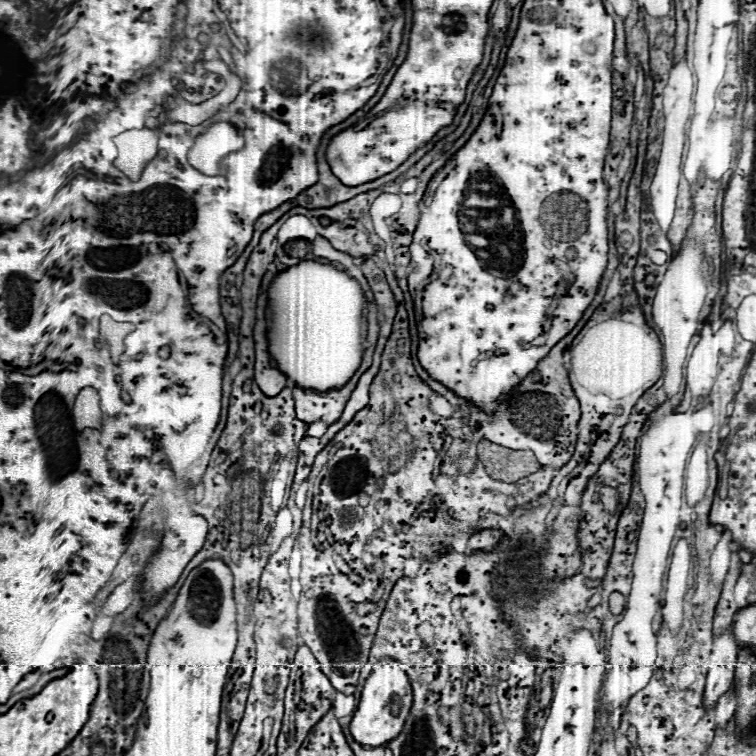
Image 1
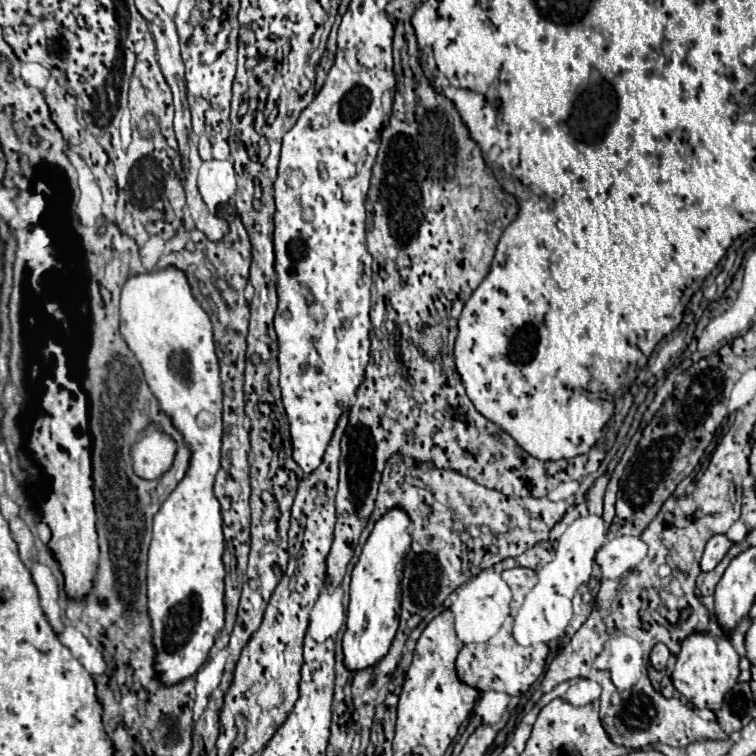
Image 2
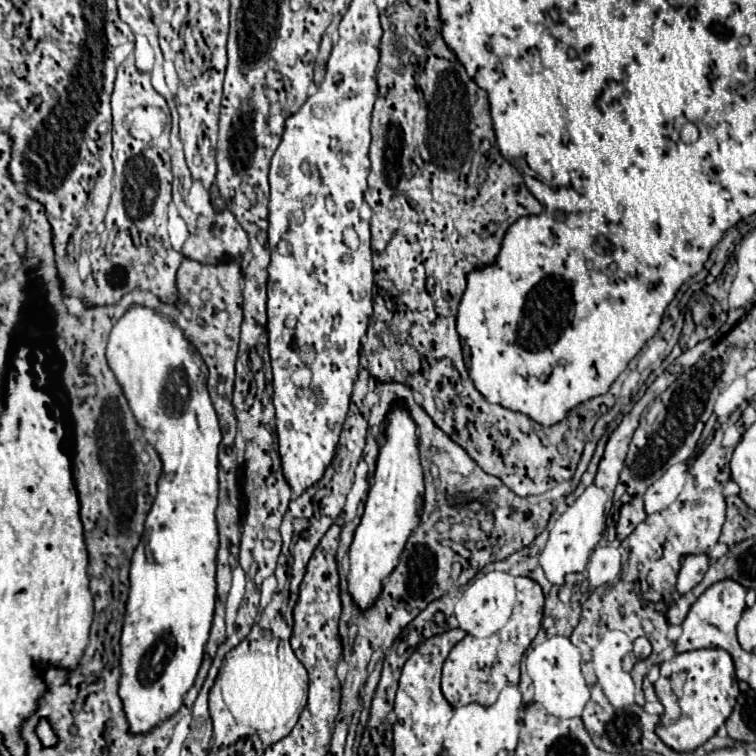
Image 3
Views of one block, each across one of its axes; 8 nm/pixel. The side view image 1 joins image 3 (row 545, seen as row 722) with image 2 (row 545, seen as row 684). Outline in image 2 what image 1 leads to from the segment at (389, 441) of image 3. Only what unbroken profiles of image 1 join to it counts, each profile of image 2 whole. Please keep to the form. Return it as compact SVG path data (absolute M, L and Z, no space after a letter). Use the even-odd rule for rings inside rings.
M390 508L380 520L376 520L362 554L352 570L350 582L350 604L346 614L344 630L344 664L348 670L364 670L374 666L386 656L392 638L398 630L400 618L400 582L404 570L404 556L410 550L412 536L408 534L410 516L402 508Z

